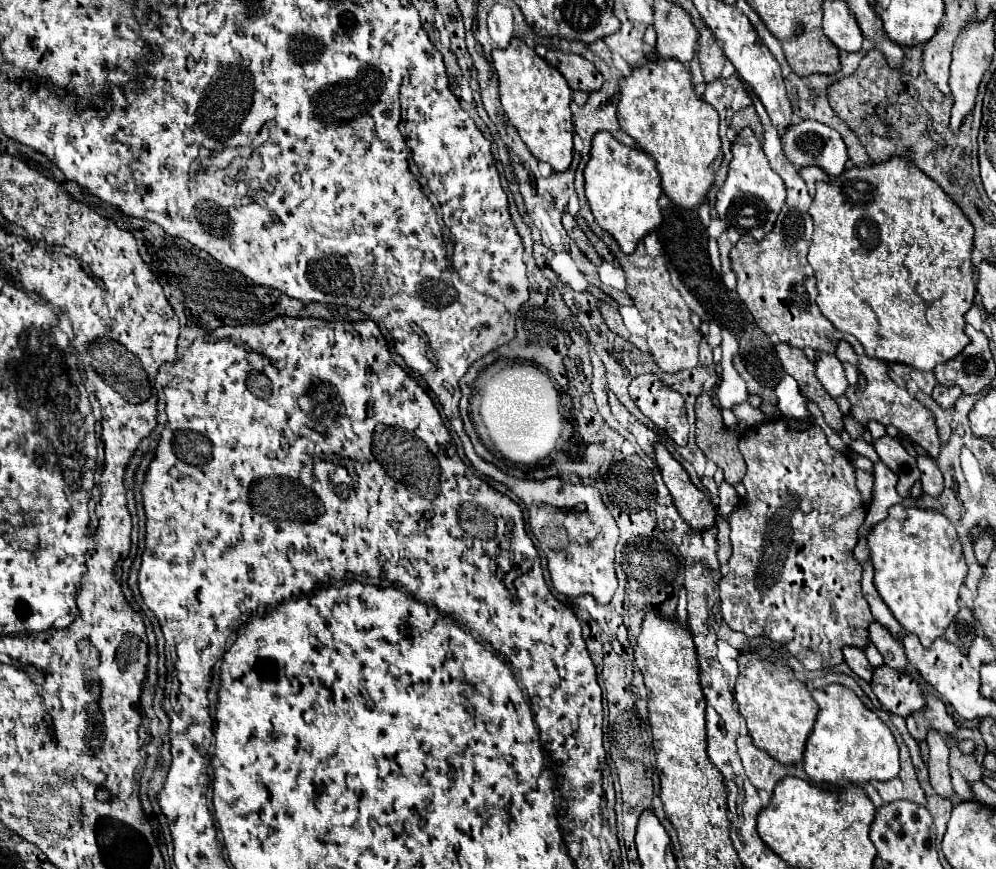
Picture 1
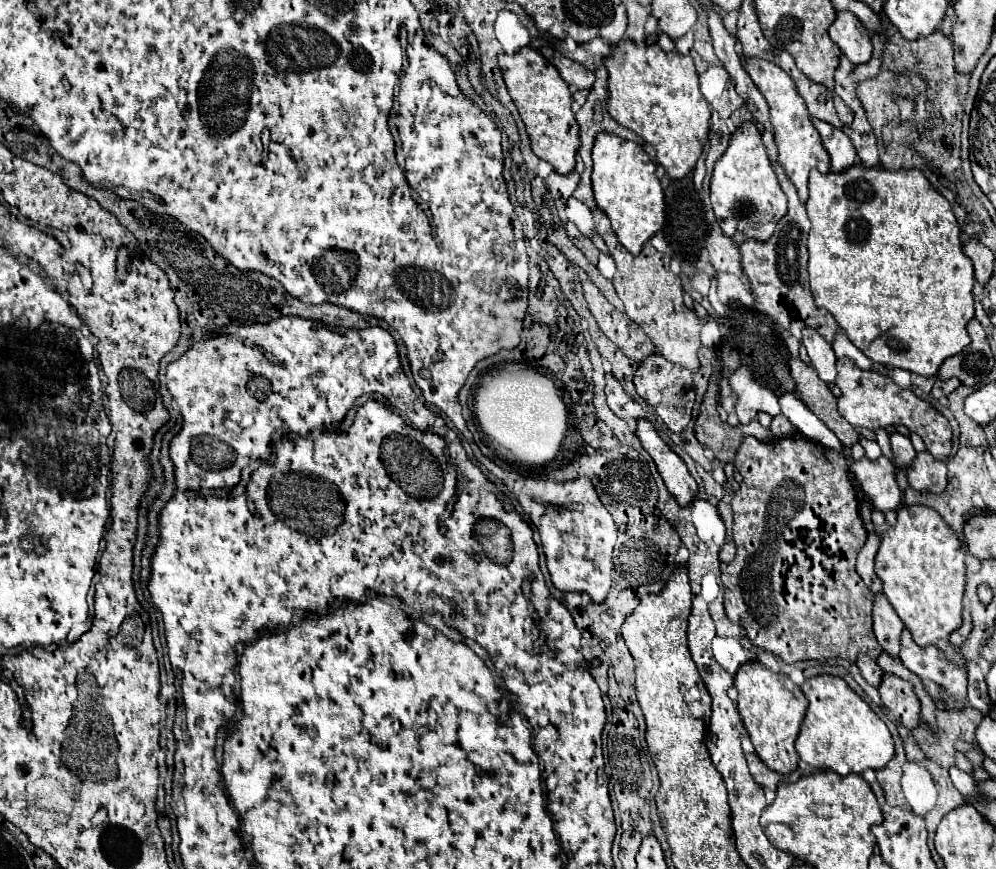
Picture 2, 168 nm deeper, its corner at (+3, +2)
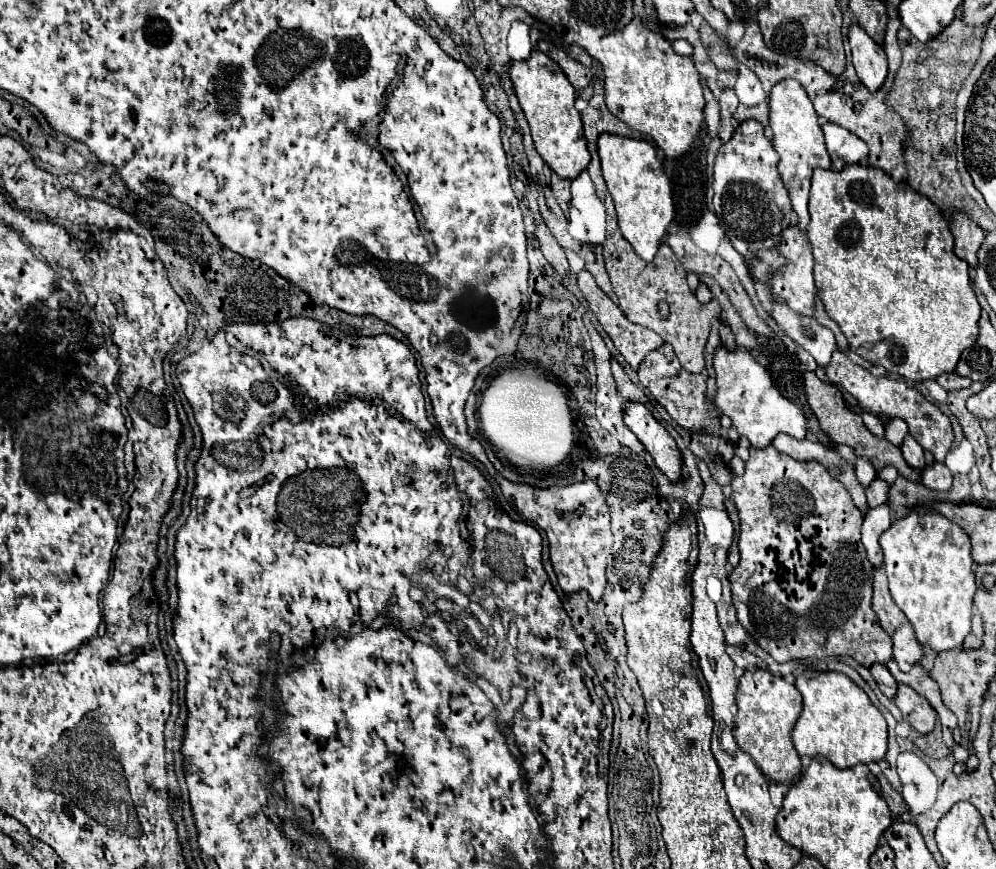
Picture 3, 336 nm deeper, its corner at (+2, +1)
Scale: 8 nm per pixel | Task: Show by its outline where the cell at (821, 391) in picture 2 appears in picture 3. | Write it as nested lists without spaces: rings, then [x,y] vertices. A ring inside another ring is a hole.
[[[807,372],[807,374],[805,374],[805,392],[807,392],[807,402],[809,402],[811,410],[815,412],[815,416],[817,416],[817,420],[819,420],[821,428],[825,430],[825,434],[827,434],[835,444],[845,444],[845,446],[853,448],[855,454],[867,458],[867,460],[875,466],[877,472],[891,464],[891,466],[895,466],[895,468],[899,470],[899,474],[905,476],[907,480],[913,480],[913,482],[919,482],[919,480],[921,480],[921,470],[915,470],[915,468],[907,466],[907,462],[903,460],[901,450],[899,450],[897,446],[893,446],[893,444],[887,442],[885,438],[873,436],[873,434],[865,428],[861,416],[853,414],[853,412],[845,406],[843,396],[841,396],[841,392],[839,392],[837,386],[827,384],[827,382],[821,382],[821,380],[815,376],[815,372]]]

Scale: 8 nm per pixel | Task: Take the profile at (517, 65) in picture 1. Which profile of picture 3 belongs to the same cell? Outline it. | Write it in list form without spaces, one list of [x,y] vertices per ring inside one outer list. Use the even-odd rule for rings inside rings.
[[[533,50],[529,60],[511,62],[509,76],[525,118],[531,126],[531,136],[537,152],[555,174],[573,180],[591,162],[591,154],[583,136],[581,114],[575,110],[575,88],[571,86],[571,82],[567,82],[563,70],[559,70],[559,66],[539,50]]]

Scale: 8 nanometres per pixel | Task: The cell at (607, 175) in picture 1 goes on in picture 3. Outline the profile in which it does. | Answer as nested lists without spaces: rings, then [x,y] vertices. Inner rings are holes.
[[[601,134],[599,156],[603,178],[617,208],[621,234],[635,248],[637,256],[641,256],[643,260],[653,260],[661,244],[661,238],[667,234],[667,228],[675,218],[671,182],[665,176],[661,160],[657,158],[657,150],[645,140]]]

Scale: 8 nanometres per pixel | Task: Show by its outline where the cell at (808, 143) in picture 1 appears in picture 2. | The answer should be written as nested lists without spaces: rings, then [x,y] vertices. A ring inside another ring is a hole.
[[[814,119],[812,123],[814,123],[816,131],[820,133],[824,149],[830,155],[830,169],[834,173],[840,173],[840,171],[848,169],[854,163],[854,159],[856,159],[856,151],[852,147],[850,139],[844,135],[844,131],[842,129],[834,129],[830,123],[820,121],[820,119]]]

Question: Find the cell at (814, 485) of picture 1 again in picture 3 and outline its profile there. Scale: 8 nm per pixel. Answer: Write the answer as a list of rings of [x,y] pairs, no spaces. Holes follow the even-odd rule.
[[[767,446],[767,450],[751,448],[745,474],[735,476],[731,488],[741,518],[741,560],[729,582],[737,618],[755,636],[757,644],[777,662],[829,656],[851,656],[865,668],[875,662],[889,662],[893,644],[871,608],[873,566],[867,562],[859,542],[863,514],[853,504],[847,488],[819,462],[799,462],[777,452],[773,446]]]

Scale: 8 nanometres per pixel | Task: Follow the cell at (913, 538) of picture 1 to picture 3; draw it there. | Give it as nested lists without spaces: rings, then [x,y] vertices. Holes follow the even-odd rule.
[[[917,506],[907,516],[895,520],[881,534],[879,542],[885,552],[891,596],[913,624],[919,644],[933,652],[961,646],[971,632],[971,608],[977,592],[971,570],[971,542],[965,530],[943,514]]]

